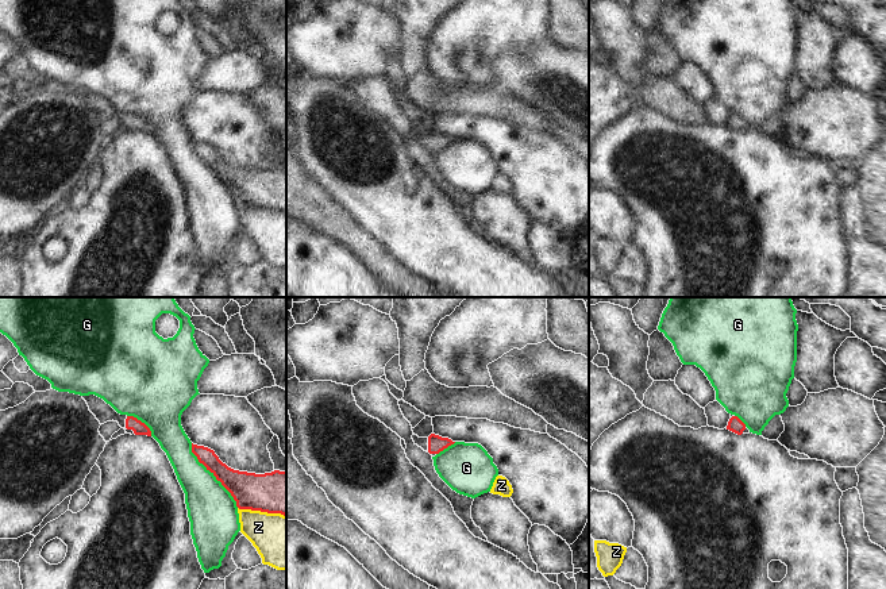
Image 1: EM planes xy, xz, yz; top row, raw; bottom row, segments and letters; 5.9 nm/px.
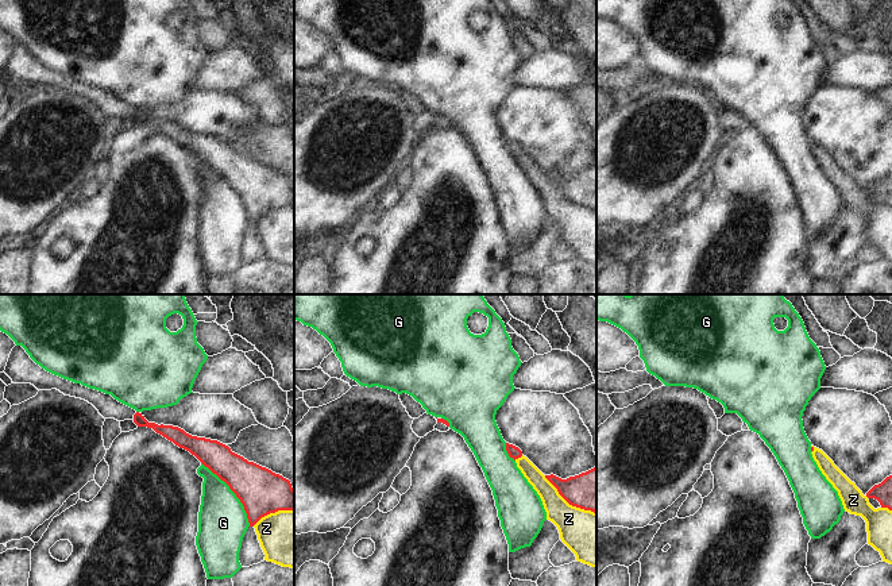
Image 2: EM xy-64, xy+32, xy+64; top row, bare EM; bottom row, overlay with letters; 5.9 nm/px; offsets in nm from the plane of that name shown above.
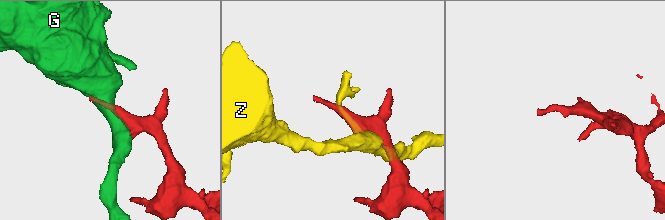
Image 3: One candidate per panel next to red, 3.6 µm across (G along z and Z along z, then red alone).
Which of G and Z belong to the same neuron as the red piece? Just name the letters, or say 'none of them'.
none of them

